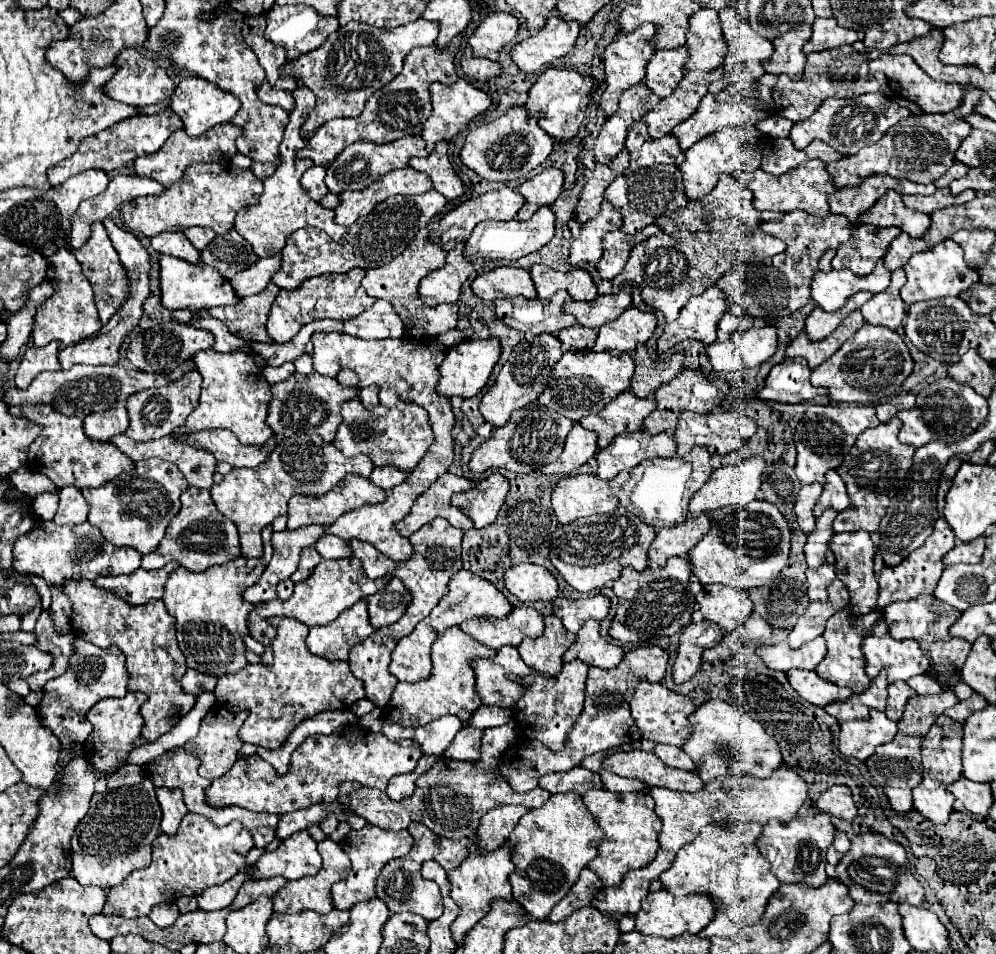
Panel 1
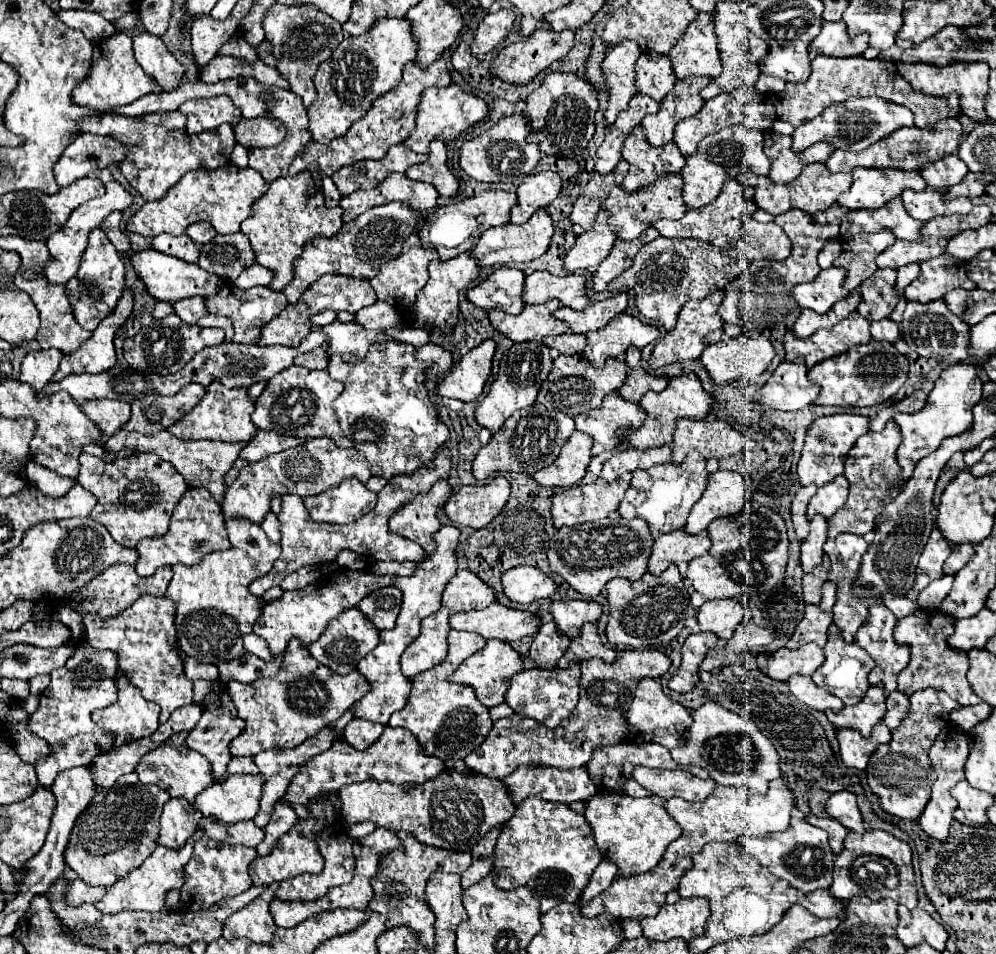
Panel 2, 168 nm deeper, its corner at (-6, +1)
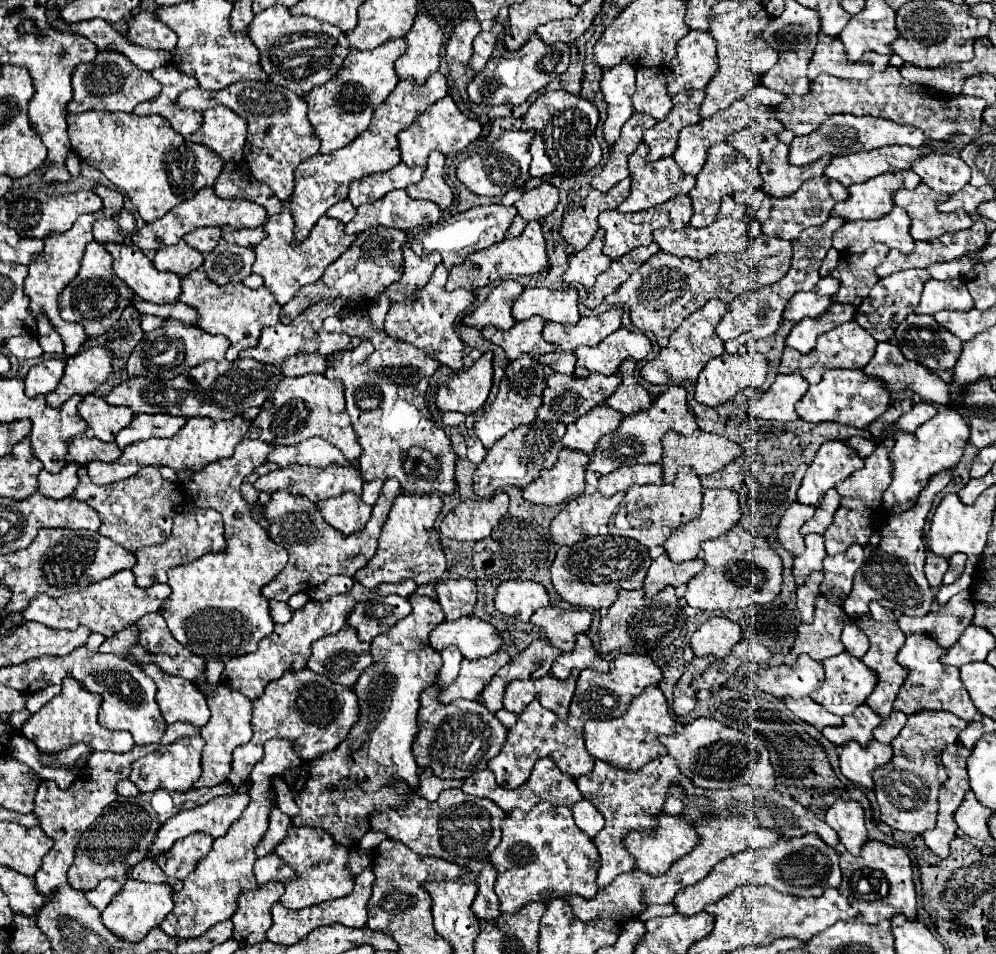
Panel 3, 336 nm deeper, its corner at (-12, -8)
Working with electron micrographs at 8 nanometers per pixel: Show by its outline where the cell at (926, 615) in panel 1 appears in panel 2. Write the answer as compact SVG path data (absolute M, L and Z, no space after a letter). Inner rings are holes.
M918 608L910 616L898 620L898 626L894 630L894 638L898 644L910 646L910 662L908 666L898 674L898 690L902 694L912 694L924 688L936 688L944 690L950 698L958 700L962 706L970 706L970 684L966 682L966 652L954 652L946 646L946 638L952 632L952 618L940 616L938 620L932 620L932 614Z

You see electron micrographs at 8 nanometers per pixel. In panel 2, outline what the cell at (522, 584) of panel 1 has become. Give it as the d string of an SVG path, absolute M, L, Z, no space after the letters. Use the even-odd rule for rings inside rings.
M516 566L502 574L504 594L518 604L532 604L542 598L550 598L556 592L556 584L550 576L534 566Z

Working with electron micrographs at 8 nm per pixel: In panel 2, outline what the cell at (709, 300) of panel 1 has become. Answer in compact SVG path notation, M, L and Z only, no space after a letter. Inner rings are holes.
M720 290L720 292L714 292L714 294L710 294L702 300L686 302L682 306L680 314L678 314L676 328L670 330L662 340L656 342L648 364L652 368L660 368L660 366L668 366L668 364L674 364L674 362L680 362L680 360L696 360L706 346L720 342L724 330L722 330L722 320L718 318L716 310L718 310L722 298L724 298L724 292Z

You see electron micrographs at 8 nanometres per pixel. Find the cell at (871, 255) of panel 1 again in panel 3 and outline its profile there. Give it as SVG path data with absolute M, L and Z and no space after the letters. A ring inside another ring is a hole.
M878 243L862 255L842 255L838 267L830 273L832 277L840 279L840 291L832 299L858 307L862 299L868 297L868 291L878 283L876 265L886 259L888 251L888 247Z

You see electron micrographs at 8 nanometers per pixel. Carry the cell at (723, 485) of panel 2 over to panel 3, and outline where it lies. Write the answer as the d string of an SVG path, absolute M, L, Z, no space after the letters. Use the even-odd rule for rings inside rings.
M706 489L700 519L694 519L690 523L686 523L684 527L680 527L676 533L672 533L668 537L668 541L664 543L664 549L666 549L666 553L672 561L694 559L700 553L700 543L702 541L716 539L716 537L724 535L734 525L738 525L738 521L740 521L740 503L738 503L736 491L732 491L732 489Z

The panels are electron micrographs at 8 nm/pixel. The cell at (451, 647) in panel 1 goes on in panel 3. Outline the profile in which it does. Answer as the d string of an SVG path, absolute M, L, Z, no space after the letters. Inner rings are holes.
M432 685L420 695L418 735L412 743L412 751L416 763L420 767L430 767L436 777L466 779L468 775L486 769L486 763L500 753L508 729L484 705L466 699L444 705L438 701L438 693L440 687Z

